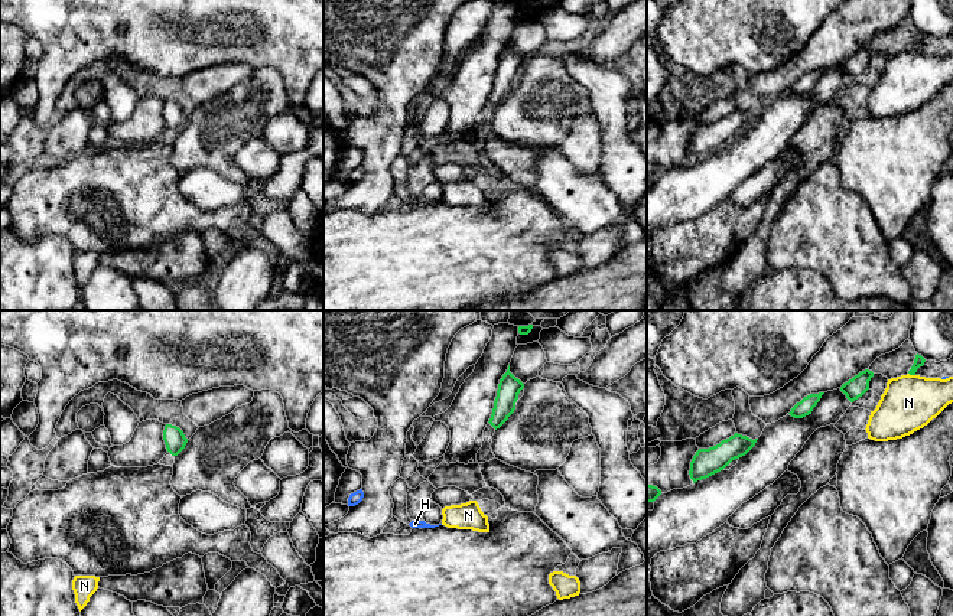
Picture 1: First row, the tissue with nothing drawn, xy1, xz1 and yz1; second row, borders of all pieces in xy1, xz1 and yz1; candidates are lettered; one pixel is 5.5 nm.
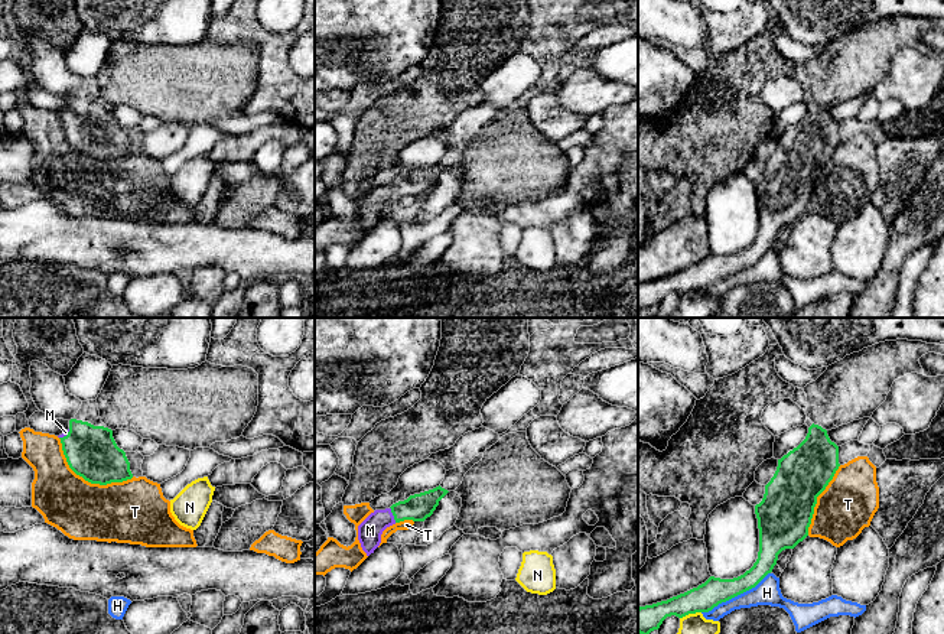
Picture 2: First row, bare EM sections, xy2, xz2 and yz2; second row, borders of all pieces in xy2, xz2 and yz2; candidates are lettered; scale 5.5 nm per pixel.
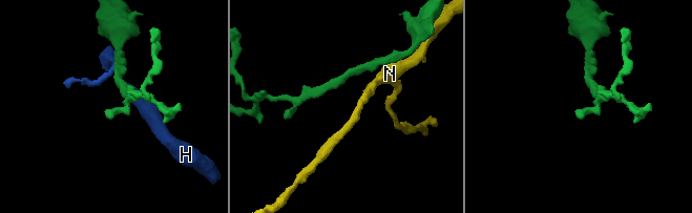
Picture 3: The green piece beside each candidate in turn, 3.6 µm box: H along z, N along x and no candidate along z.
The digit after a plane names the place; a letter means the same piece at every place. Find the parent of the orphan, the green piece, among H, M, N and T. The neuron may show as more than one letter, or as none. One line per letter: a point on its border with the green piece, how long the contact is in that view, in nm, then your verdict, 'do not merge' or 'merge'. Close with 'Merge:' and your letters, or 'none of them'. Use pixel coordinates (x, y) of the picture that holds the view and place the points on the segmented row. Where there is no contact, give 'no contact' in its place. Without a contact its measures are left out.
H: meets green in yz2 at (735, 595); contact 440 nm long; do not merge
M: meets green in xz2 at (393, 514); contact 90 nm long; merge
N: meets green in yz2 at (690, 613); contact 130 nm long; do not merge
T: meets green in xy2 at (87, 480); contact 480 nm long; do not merge
Merge: M

